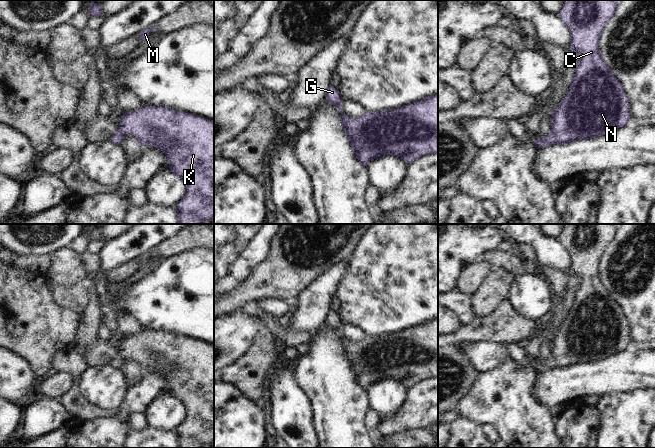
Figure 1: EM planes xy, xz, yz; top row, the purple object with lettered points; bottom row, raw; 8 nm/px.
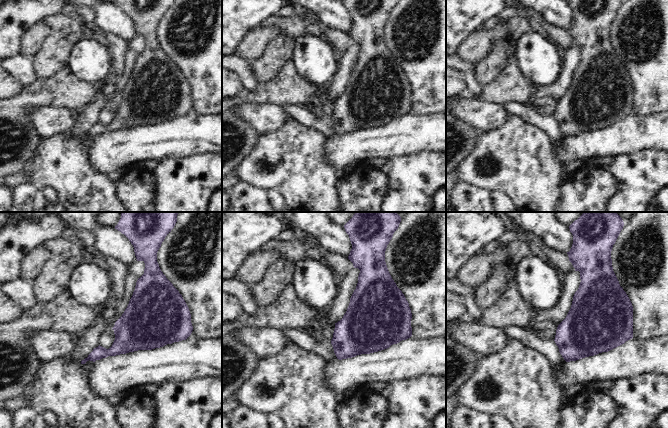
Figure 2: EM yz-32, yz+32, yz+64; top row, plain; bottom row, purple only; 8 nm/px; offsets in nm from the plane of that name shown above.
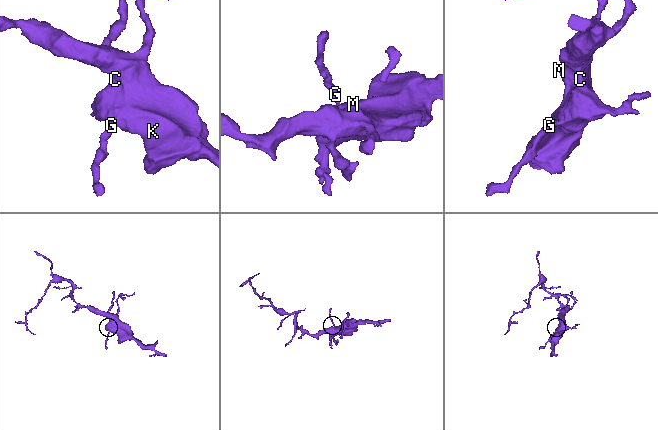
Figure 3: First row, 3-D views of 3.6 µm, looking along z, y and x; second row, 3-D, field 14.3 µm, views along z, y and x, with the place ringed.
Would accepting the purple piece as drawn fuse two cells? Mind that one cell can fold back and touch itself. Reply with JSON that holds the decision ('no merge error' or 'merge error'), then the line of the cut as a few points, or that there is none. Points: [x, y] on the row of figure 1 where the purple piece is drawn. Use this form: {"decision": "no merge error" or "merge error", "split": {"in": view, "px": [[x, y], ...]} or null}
{"decision": "no merge error", "split": null}

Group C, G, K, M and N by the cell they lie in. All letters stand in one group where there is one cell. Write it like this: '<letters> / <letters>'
C G K M N

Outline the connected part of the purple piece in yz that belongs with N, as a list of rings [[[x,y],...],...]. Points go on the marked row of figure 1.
[[[566,0],[558,14],[571,35],[570,51],[578,52],[580,60],[559,107],[549,111],[552,128],[547,136],[532,141],[539,148],[589,140],[625,127],[630,120],[629,98],[616,76],[604,61],[599,40],[605,25],[617,10],[617,0]]]

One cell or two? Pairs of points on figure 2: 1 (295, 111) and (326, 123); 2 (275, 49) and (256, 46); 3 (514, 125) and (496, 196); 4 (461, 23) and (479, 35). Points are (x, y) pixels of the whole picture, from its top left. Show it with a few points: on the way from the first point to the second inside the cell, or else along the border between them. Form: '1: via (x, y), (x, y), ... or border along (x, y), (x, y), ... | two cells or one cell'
1: via (303, 114), (310, 120), (318, 123) | one cell
2: border along (271, 40), (265, 51), (254, 62) | two cells
3: border along (491, 191), (503, 191), (514, 201) | two cells
4: border along (480, 28), (473, 31), (458, 47) | two cells

